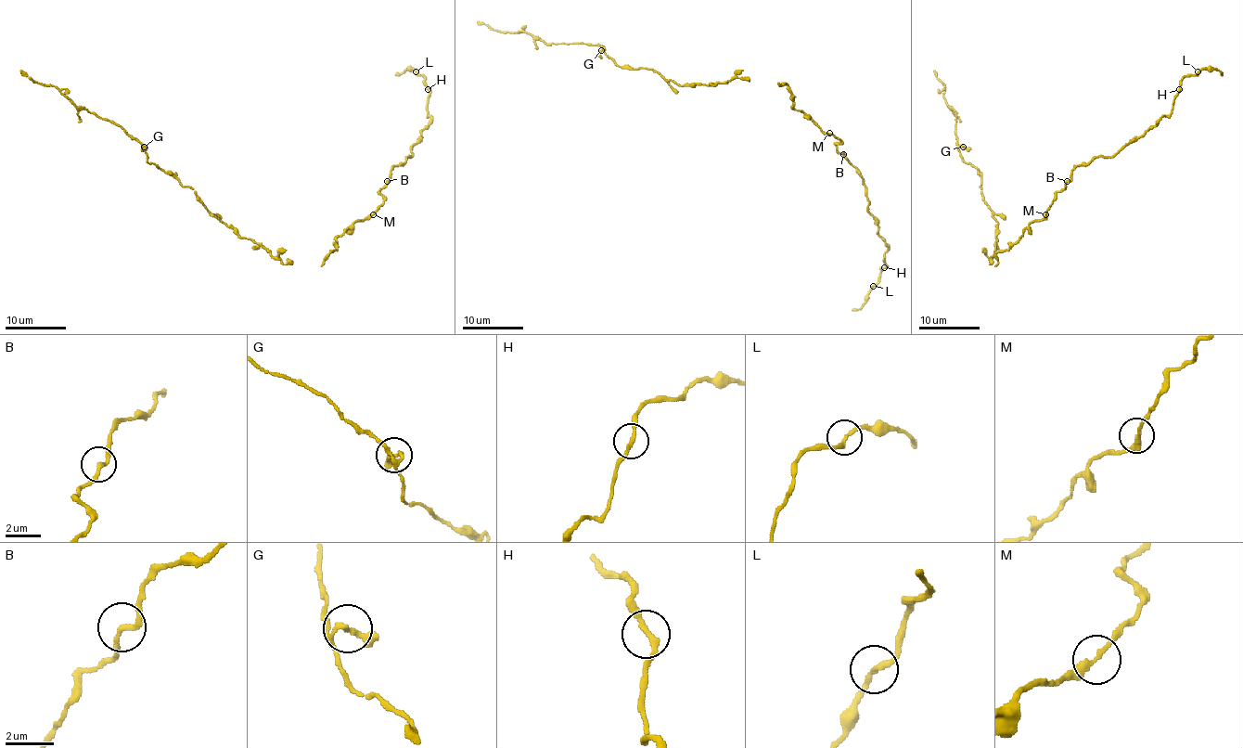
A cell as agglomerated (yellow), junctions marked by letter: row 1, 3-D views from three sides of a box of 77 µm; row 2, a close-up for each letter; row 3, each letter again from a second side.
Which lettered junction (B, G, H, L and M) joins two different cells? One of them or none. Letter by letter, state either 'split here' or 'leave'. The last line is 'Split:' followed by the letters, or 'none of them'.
B: leave
G: leave
H: leave
L: leave
M: leave
Split: none of them

